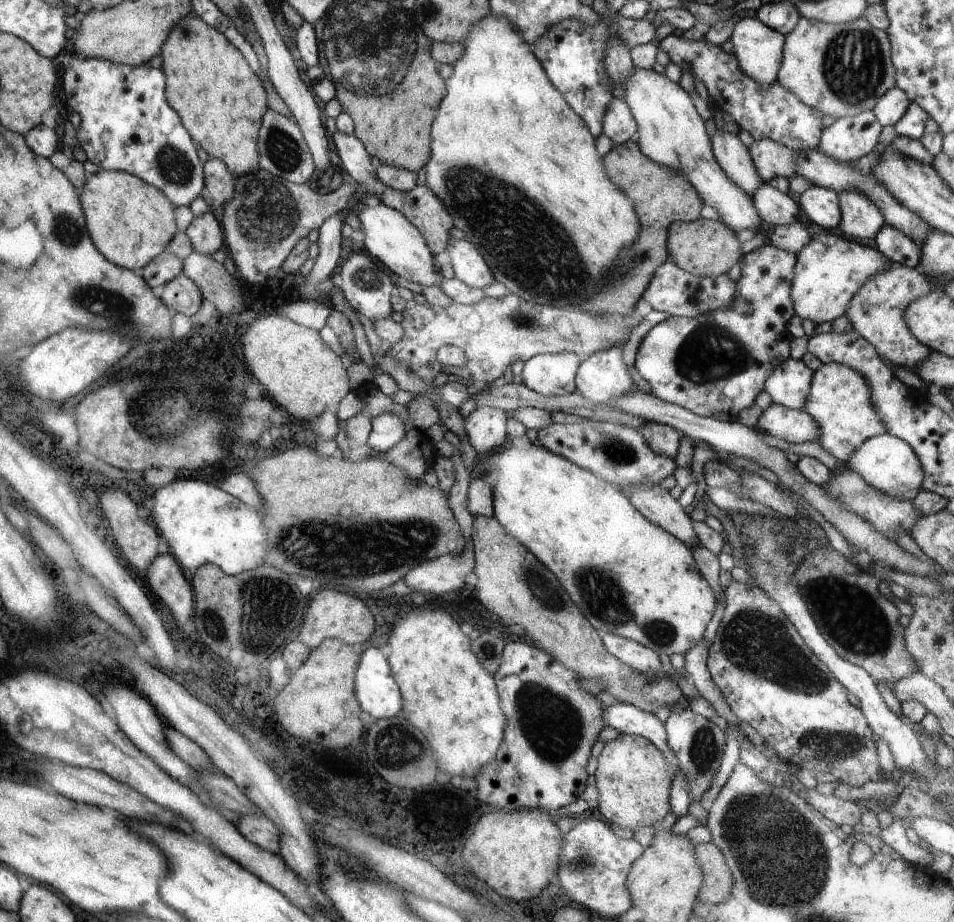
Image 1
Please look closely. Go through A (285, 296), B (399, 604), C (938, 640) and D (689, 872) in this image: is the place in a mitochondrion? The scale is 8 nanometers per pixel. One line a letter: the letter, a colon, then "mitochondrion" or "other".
A: other
B: other
C: mitochondrion
D: other

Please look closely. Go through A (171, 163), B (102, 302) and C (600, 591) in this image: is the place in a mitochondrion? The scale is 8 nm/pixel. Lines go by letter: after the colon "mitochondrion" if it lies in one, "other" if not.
A: mitochondrion
B: mitochondrion
C: mitochondrion

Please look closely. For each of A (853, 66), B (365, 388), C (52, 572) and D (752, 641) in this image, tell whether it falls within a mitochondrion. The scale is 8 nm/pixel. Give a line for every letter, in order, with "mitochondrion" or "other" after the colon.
A: mitochondrion
B: other
C: other
D: mitochondrion

